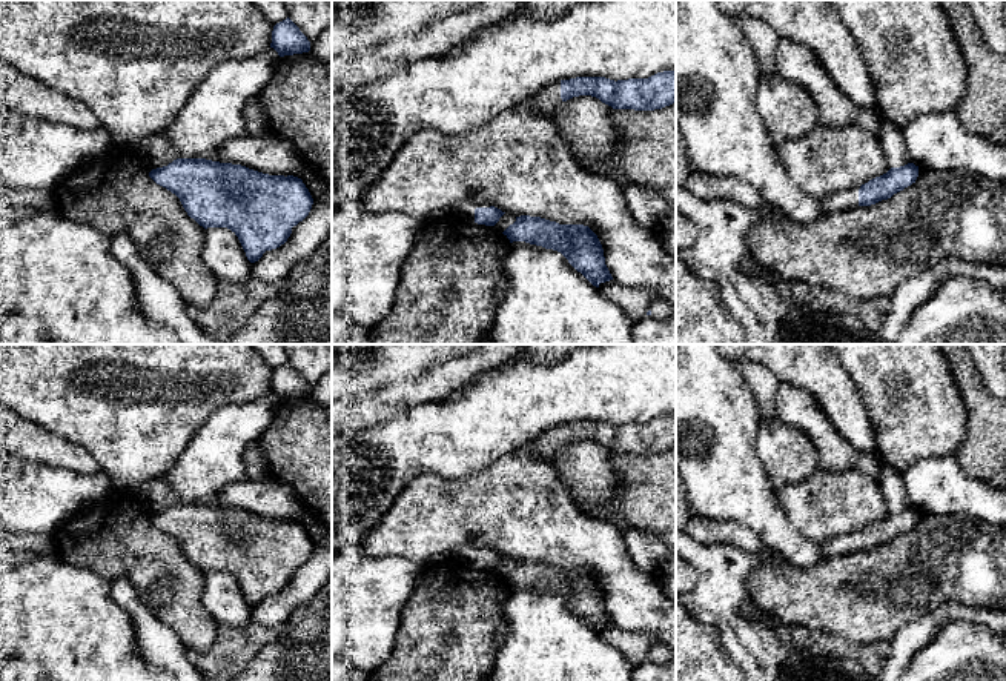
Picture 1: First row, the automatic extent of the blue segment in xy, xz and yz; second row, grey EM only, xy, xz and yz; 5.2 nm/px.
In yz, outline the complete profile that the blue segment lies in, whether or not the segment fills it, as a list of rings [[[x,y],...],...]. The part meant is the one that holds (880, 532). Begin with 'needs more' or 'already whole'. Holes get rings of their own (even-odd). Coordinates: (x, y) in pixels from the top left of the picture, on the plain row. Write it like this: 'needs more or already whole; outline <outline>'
needs more; outline [[[908,507],[900,512],[891,512],[886,518],[869,524],[868,527],[839,535],[820,544],[822,558],[837,558],[859,550],[871,550],[915,527],[918,510]]]

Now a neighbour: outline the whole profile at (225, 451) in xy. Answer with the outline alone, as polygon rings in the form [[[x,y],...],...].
[[[269,392],[250,403],[217,409],[160,478],[178,503],[204,503],[227,484],[270,477],[258,437],[280,400]]]

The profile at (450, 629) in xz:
[[[456,558],[429,563],[405,600],[392,655],[372,681],[491,681],[504,641],[507,580],[485,569],[468,569]]]

